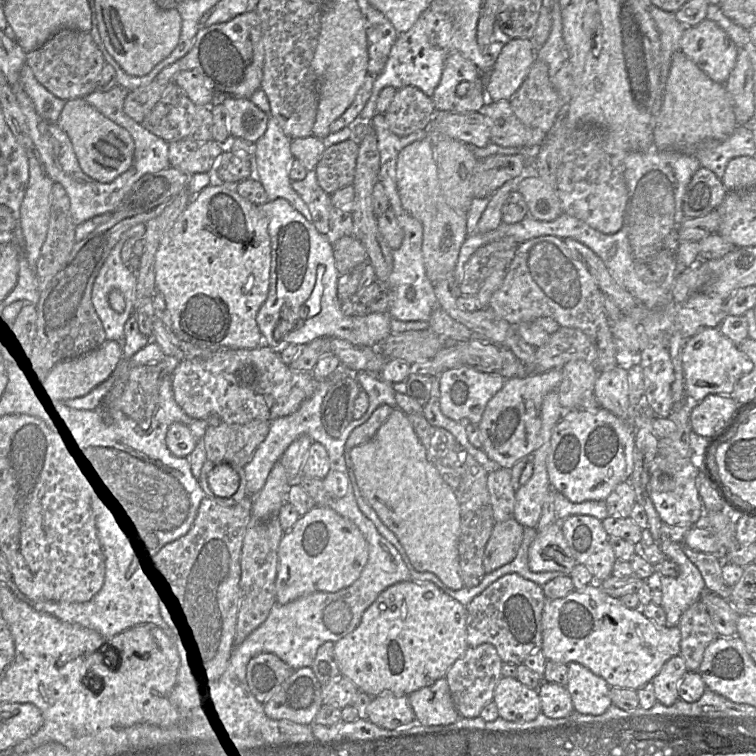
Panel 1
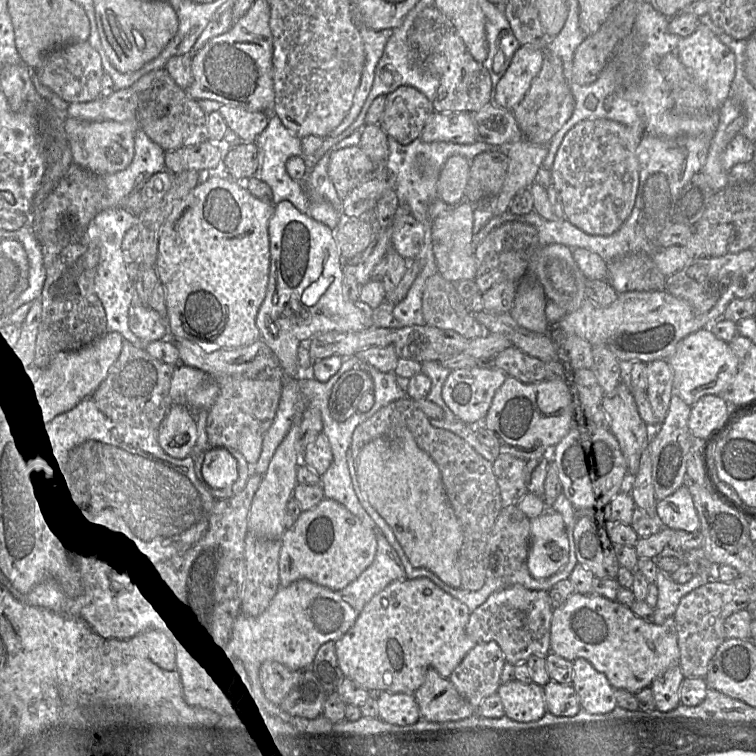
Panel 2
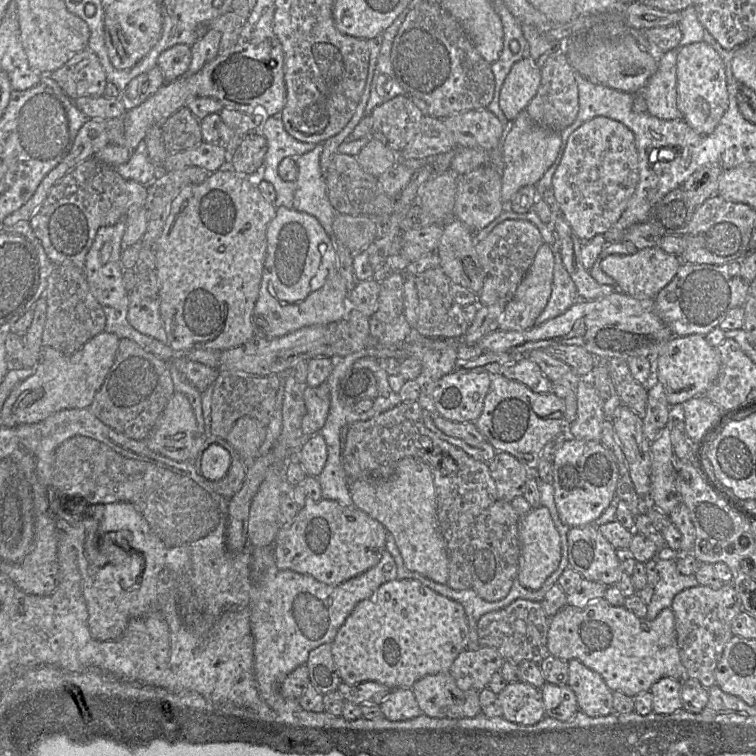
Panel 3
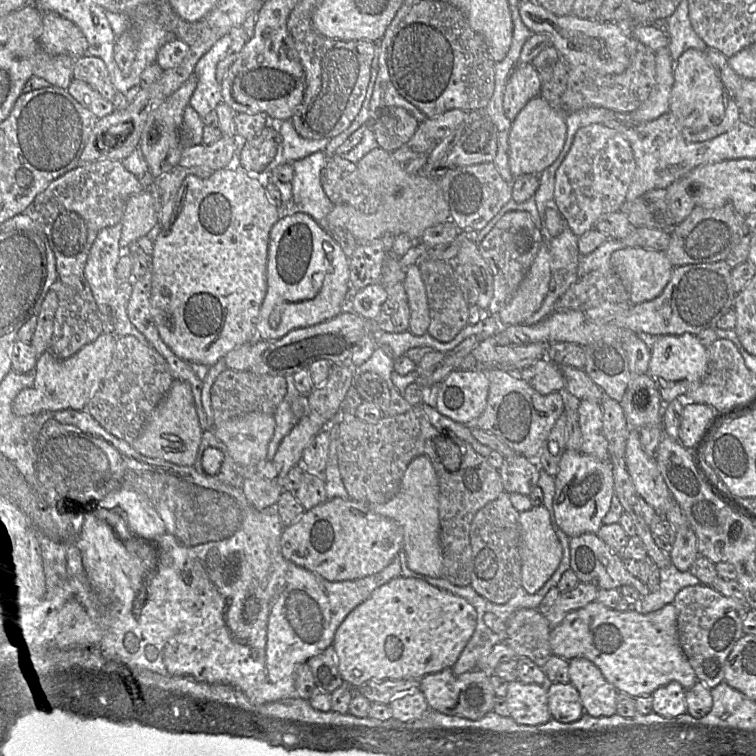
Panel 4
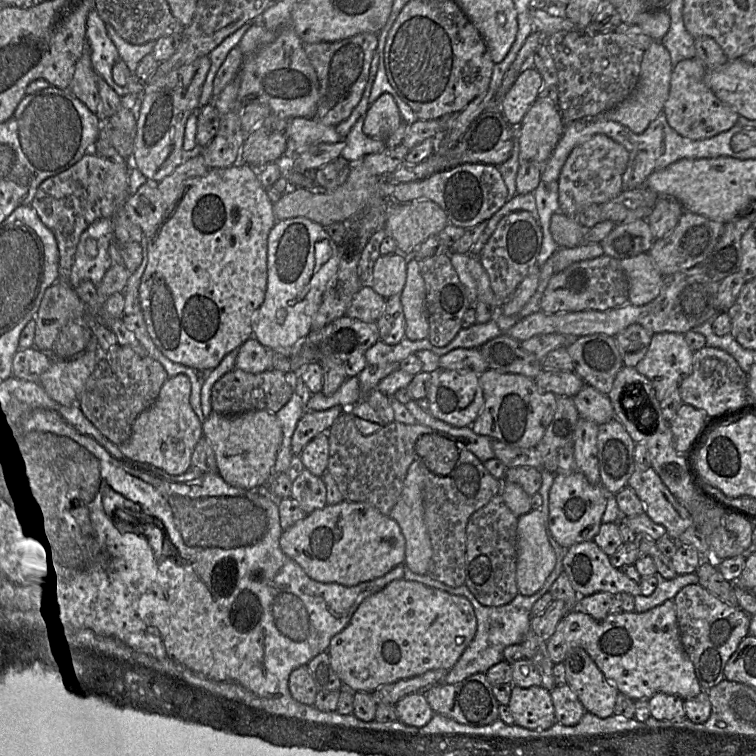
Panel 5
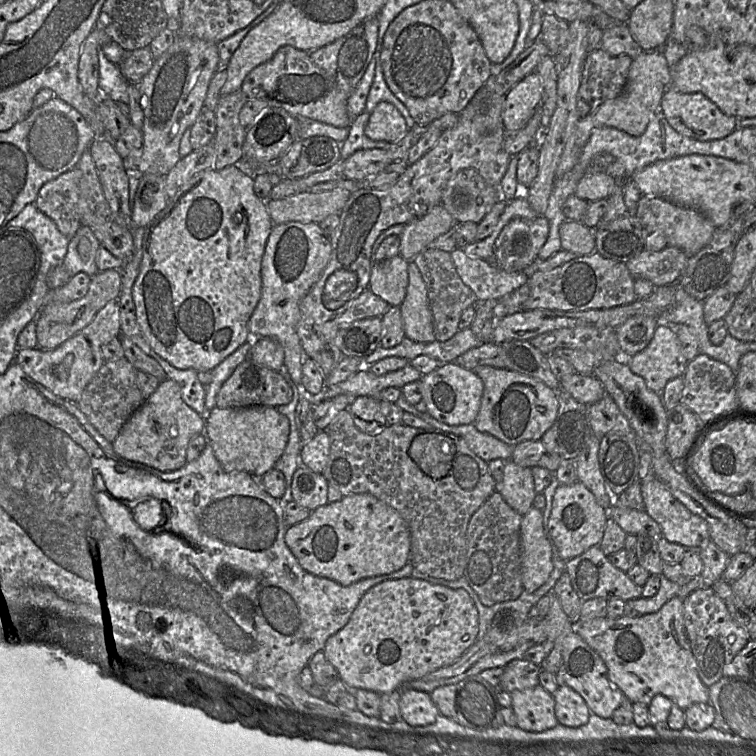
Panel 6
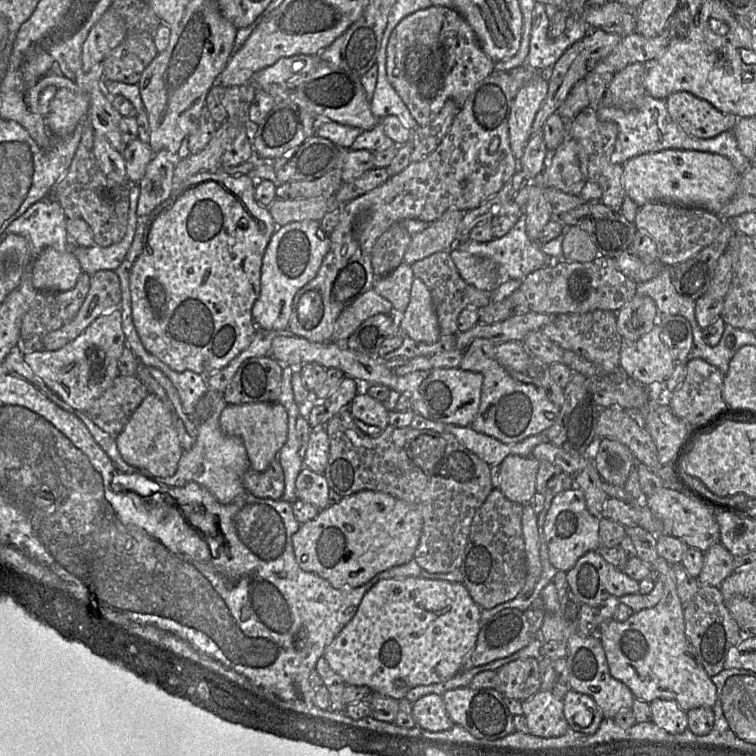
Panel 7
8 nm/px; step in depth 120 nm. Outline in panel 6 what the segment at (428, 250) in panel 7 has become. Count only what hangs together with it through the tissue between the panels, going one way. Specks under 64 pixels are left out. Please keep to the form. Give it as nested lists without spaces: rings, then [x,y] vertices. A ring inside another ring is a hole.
[[[442,204],[435,205],[422,218],[405,224],[399,235],[399,255],[407,261],[413,260],[437,237],[450,231],[455,223]]]

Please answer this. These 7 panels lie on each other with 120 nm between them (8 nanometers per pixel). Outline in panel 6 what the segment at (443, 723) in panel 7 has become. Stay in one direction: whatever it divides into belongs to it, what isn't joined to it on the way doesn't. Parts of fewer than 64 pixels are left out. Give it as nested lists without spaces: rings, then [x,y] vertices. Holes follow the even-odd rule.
[[[403,689],[401,691],[400,713],[403,720],[412,726],[430,725],[440,715],[430,694],[414,689]]]

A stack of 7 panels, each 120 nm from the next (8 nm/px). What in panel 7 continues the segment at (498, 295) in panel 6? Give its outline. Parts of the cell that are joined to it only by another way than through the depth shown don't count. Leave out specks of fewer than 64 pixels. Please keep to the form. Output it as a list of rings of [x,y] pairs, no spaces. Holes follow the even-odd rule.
[[[457,249],[450,251],[450,256],[462,279],[478,290],[493,292],[496,282],[488,277],[481,269],[482,257],[461,253]]]

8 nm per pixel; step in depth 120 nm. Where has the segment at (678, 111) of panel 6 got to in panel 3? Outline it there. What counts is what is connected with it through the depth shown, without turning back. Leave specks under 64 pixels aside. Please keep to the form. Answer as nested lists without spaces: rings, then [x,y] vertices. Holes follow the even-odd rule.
[[[706,42],[679,47],[676,57],[677,108],[696,133],[710,134],[728,105],[725,64],[720,55]]]

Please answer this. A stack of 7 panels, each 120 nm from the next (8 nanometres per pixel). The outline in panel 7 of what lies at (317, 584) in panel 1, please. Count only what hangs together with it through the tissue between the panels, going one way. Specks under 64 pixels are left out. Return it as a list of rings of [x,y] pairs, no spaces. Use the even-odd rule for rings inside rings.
[[[363,490],[343,497],[339,503],[320,510],[315,519],[301,524],[293,536],[293,547],[302,570],[326,579],[337,589],[352,589],[368,583],[383,571],[414,560],[422,528],[422,515],[415,507],[383,492]]]

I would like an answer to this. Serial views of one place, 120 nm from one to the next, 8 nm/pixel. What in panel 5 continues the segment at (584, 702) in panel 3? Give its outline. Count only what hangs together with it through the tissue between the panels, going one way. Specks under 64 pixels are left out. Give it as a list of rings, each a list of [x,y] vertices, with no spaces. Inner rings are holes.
[[[576,647],[563,663],[566,684],[576,693],[585,710],[600,718],[614,715],[619,691],[607,680],[590,655],[583,648]]]

